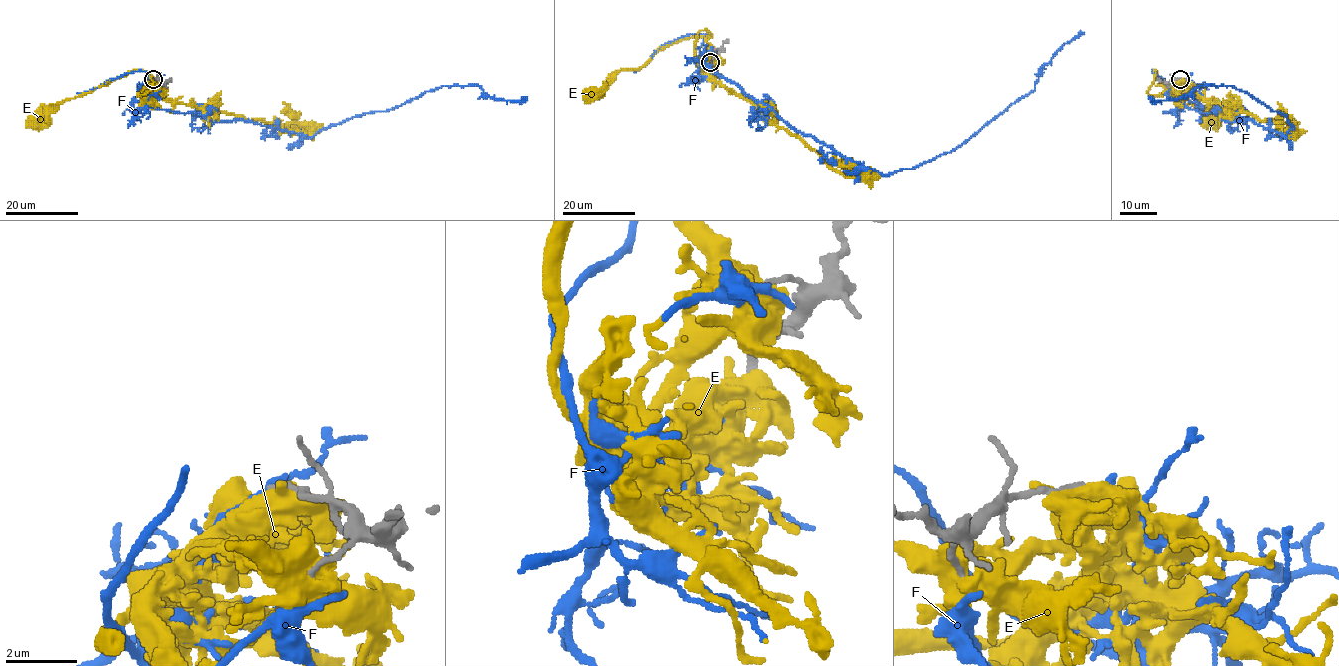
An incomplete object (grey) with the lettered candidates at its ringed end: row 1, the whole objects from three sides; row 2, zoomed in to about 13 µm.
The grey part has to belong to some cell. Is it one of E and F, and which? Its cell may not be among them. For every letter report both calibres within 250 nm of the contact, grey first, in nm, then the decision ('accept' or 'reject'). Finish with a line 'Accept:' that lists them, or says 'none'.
E: 220 nm thick on the grey side, 700 nm on the other; reject
F: 160 nm thick on the grey side, 160 nm on the other; reject
Accept: none

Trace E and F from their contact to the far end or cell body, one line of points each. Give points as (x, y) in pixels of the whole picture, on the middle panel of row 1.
E: (712, 60), (694, 59), (700, 30), (709, 36), (665, 45), (638, 68), (620, 70), (600, 92), (588, 94)
F: (710, 62), (700, 67), (736, 83), (801, 132), (886, 175), (953, 151), (1034, 89), (1051, 57), (1084, 34)

